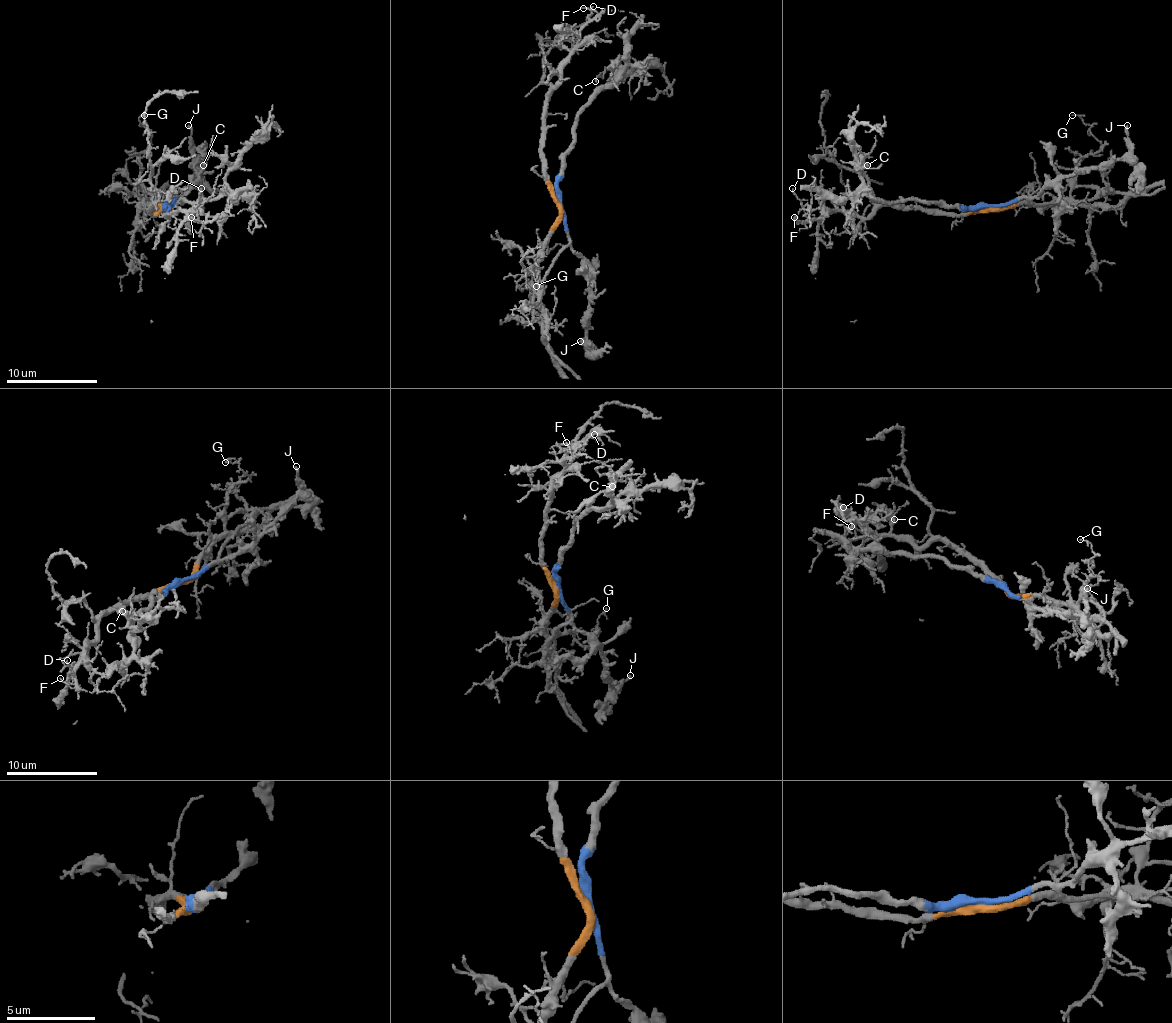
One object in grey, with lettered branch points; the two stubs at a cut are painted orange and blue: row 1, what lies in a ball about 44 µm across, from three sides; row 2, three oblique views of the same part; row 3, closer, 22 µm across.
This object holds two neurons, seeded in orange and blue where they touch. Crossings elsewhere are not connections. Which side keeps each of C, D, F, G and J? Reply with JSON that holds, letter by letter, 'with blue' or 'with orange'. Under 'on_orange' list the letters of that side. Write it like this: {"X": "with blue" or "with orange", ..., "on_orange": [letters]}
{"C": "with blue", "D": "with orange", "F": "with orange", "G": "with orange", "J": "with blue", "on_orange": ["D", "F", "G"]}

